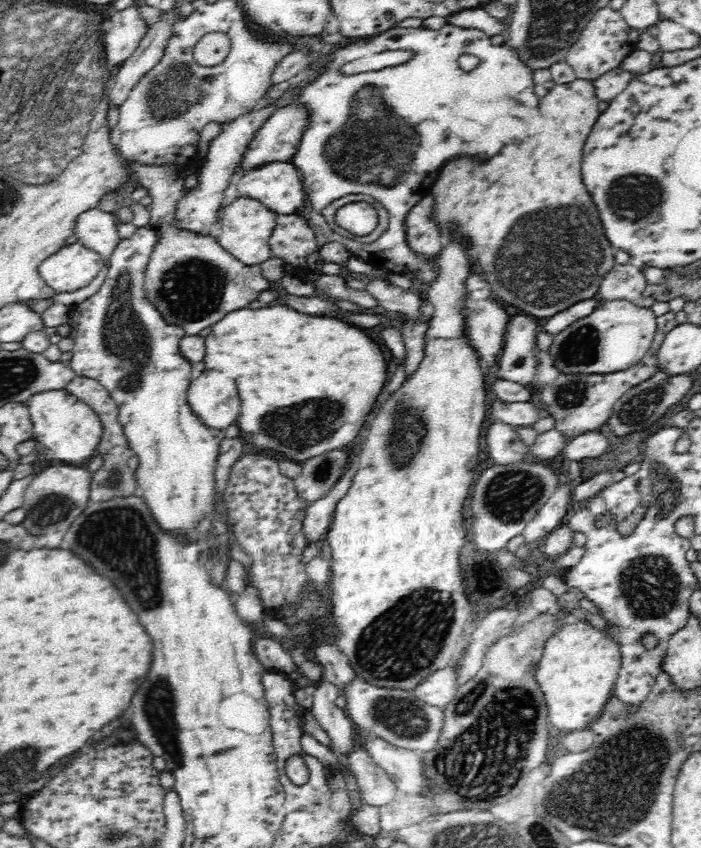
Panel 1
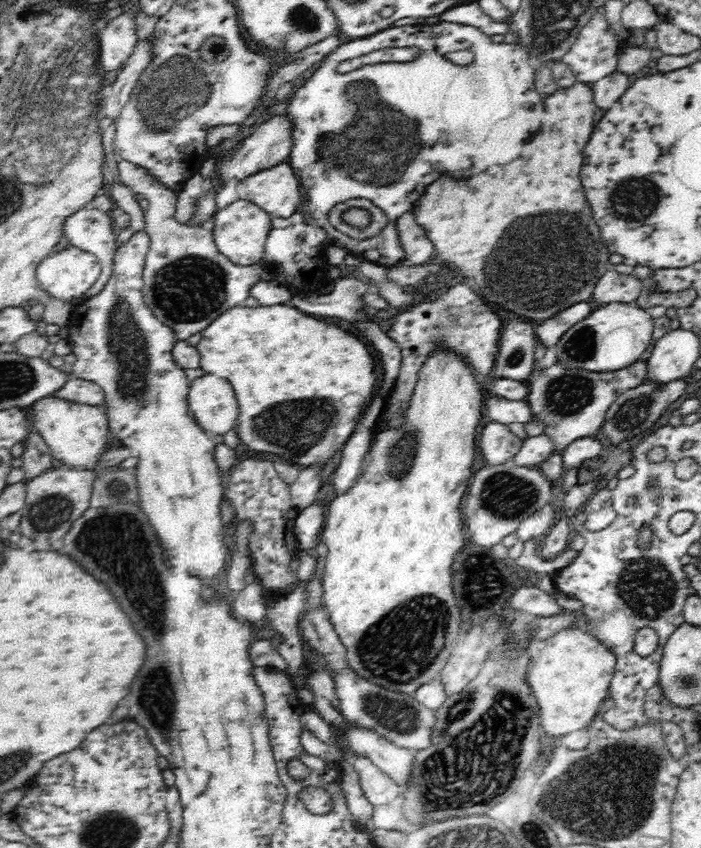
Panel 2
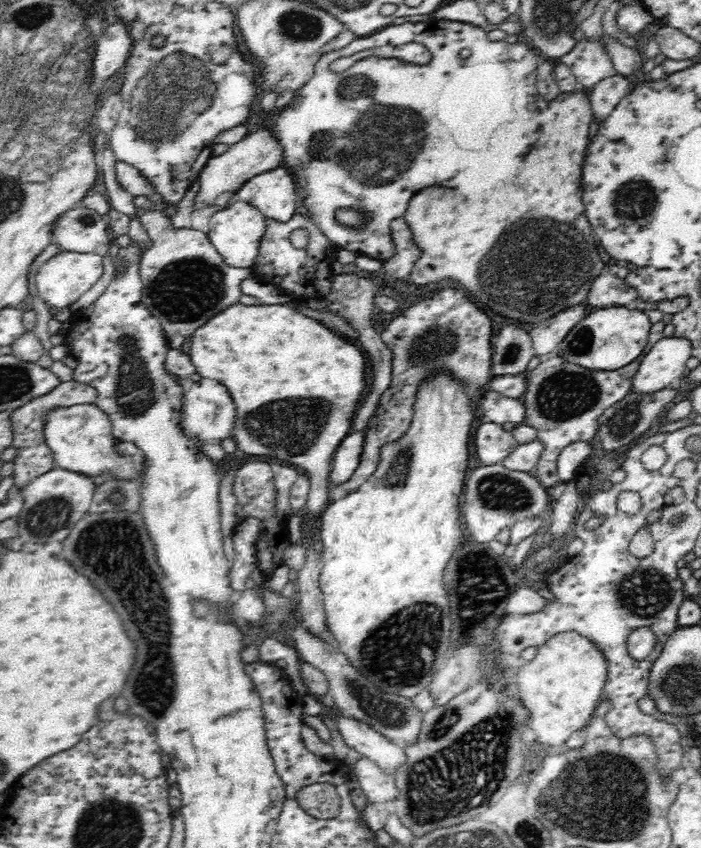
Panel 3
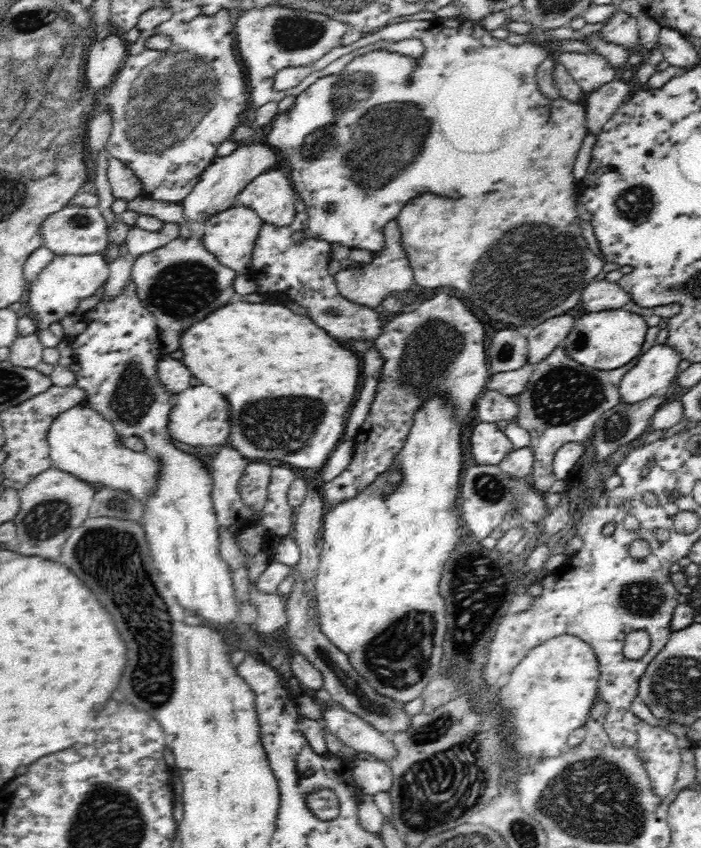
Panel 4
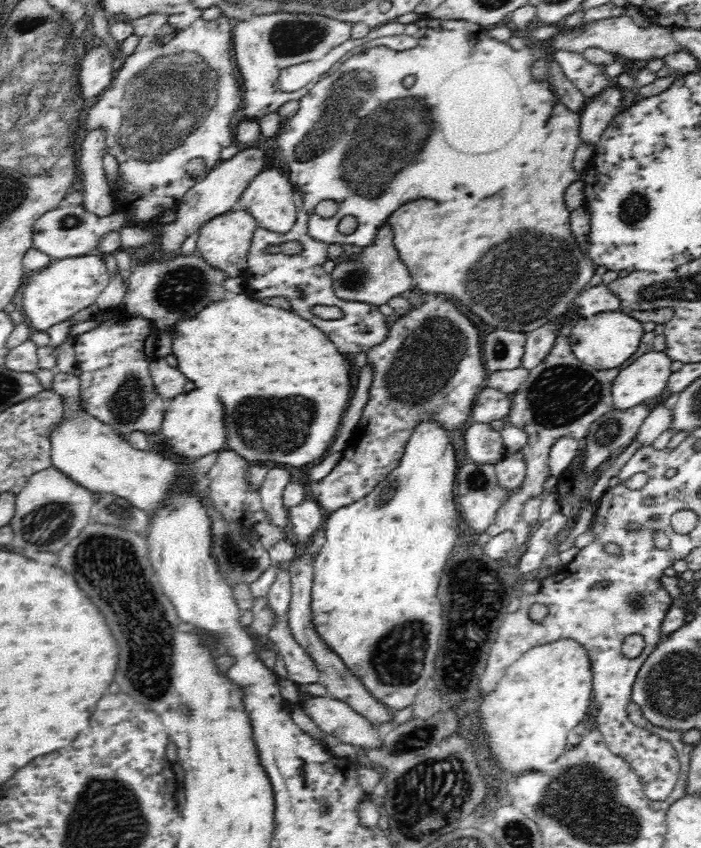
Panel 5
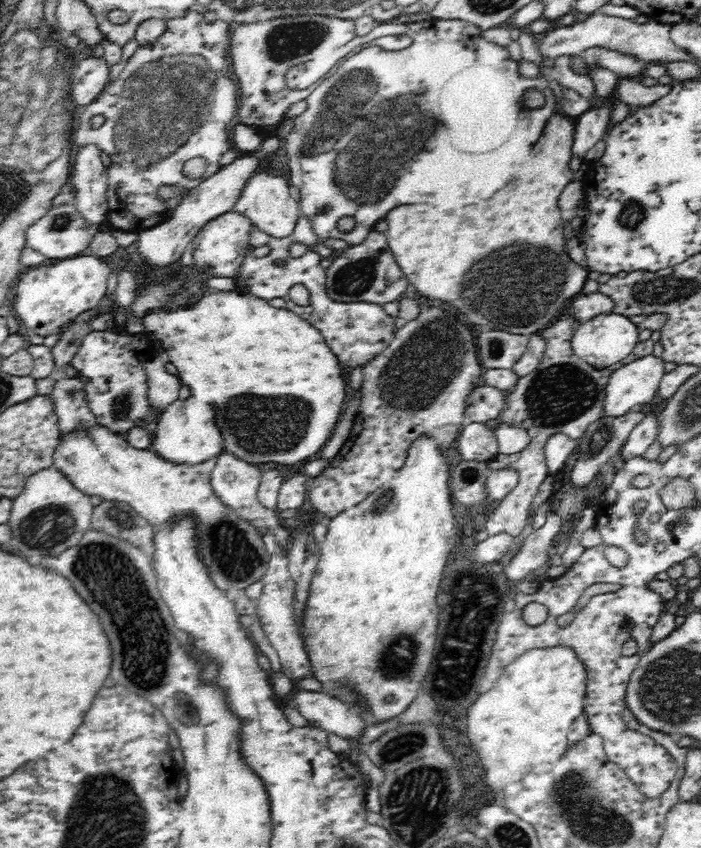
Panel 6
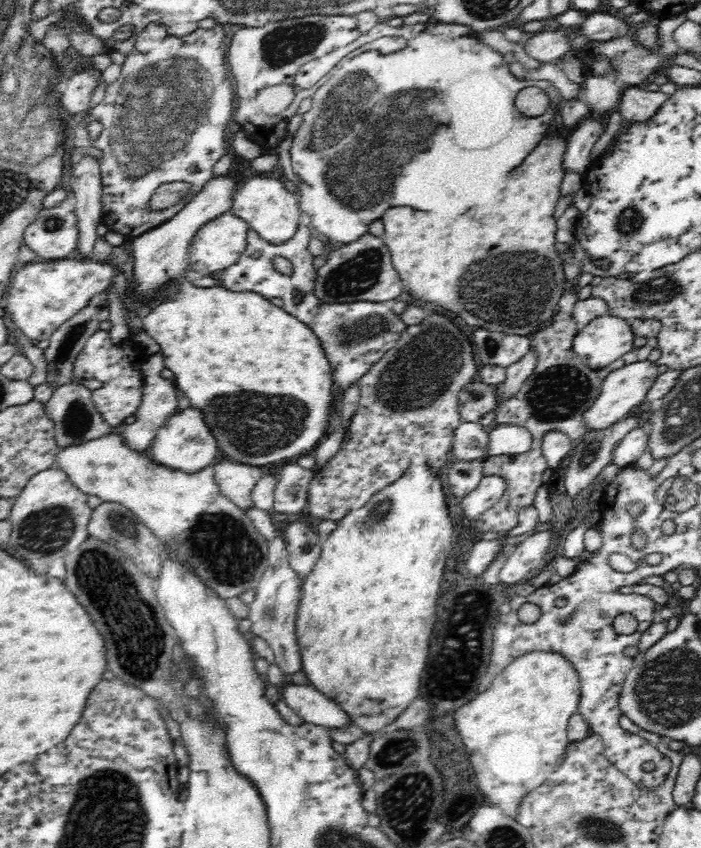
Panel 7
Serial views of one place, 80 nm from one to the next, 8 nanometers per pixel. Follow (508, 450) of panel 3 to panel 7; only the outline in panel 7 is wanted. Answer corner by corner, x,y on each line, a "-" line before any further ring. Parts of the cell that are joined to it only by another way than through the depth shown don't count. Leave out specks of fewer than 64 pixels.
479,422
462,423
454,430
451,450
458,461
484,460
490,452
490,433

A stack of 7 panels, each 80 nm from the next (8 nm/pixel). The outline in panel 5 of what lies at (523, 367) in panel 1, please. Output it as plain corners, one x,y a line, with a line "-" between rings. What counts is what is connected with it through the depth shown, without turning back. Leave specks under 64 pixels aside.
496,329
485,337
483,360
489,372
522,367
525,333

